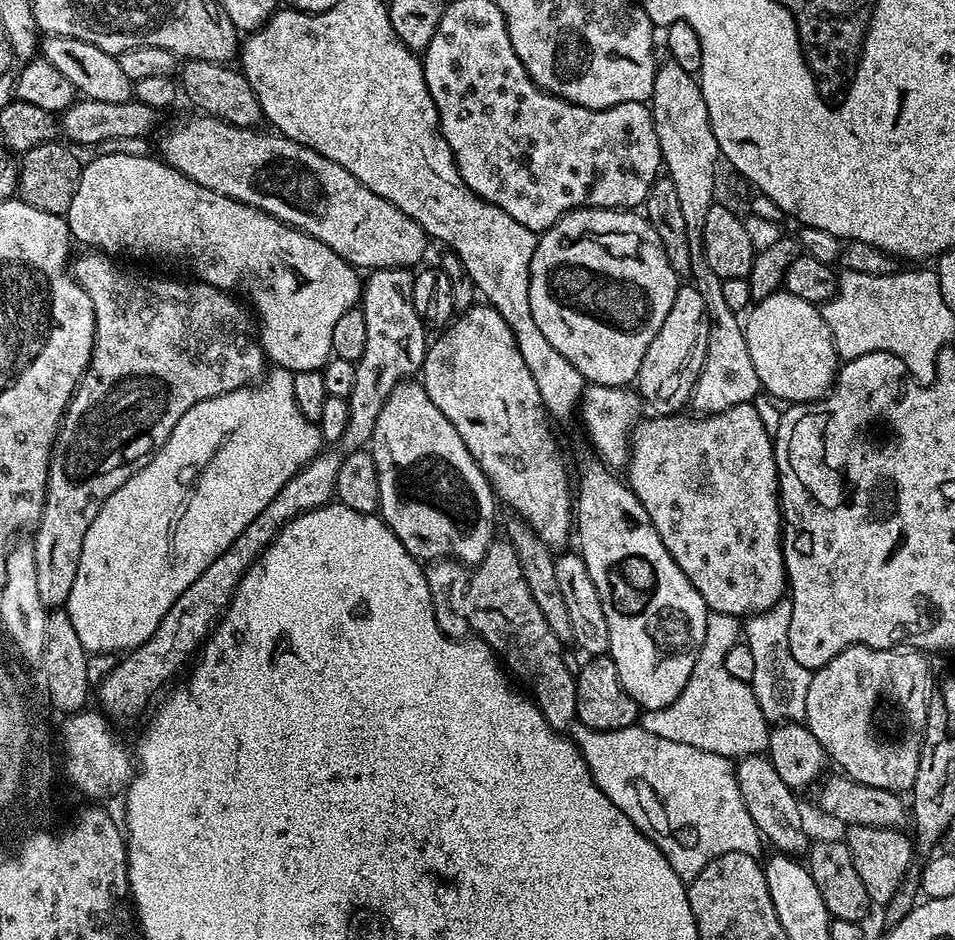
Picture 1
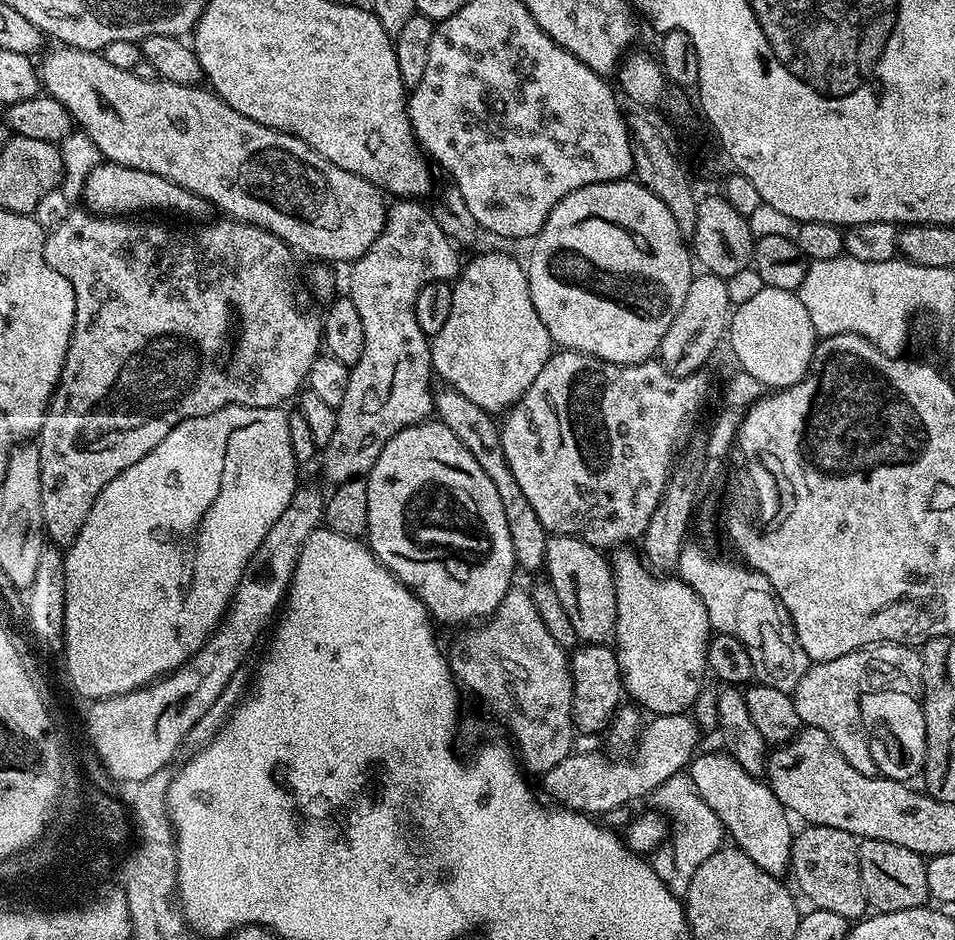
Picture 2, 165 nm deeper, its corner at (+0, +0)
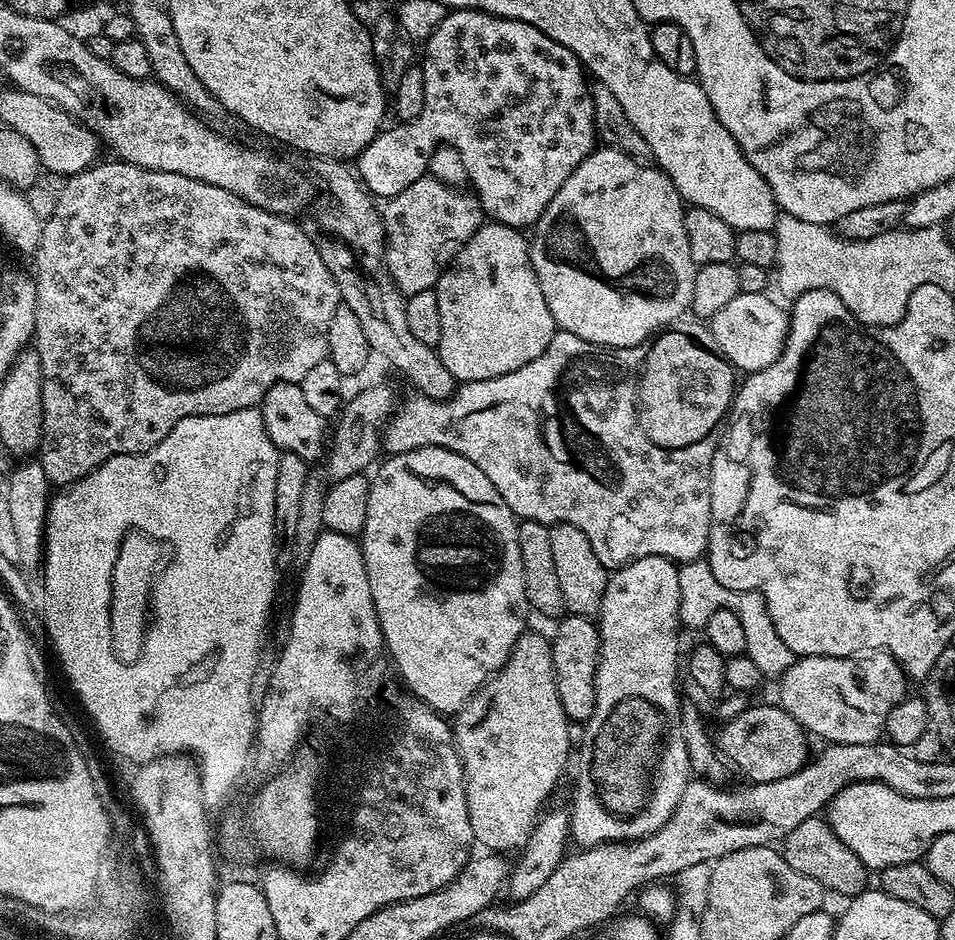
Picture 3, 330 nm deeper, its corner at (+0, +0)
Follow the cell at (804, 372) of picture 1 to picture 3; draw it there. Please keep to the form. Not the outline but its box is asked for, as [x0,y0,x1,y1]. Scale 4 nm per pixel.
[710,292,789,374]

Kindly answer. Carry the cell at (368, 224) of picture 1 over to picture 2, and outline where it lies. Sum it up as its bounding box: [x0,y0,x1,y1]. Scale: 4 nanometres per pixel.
[38,46,389,262]

